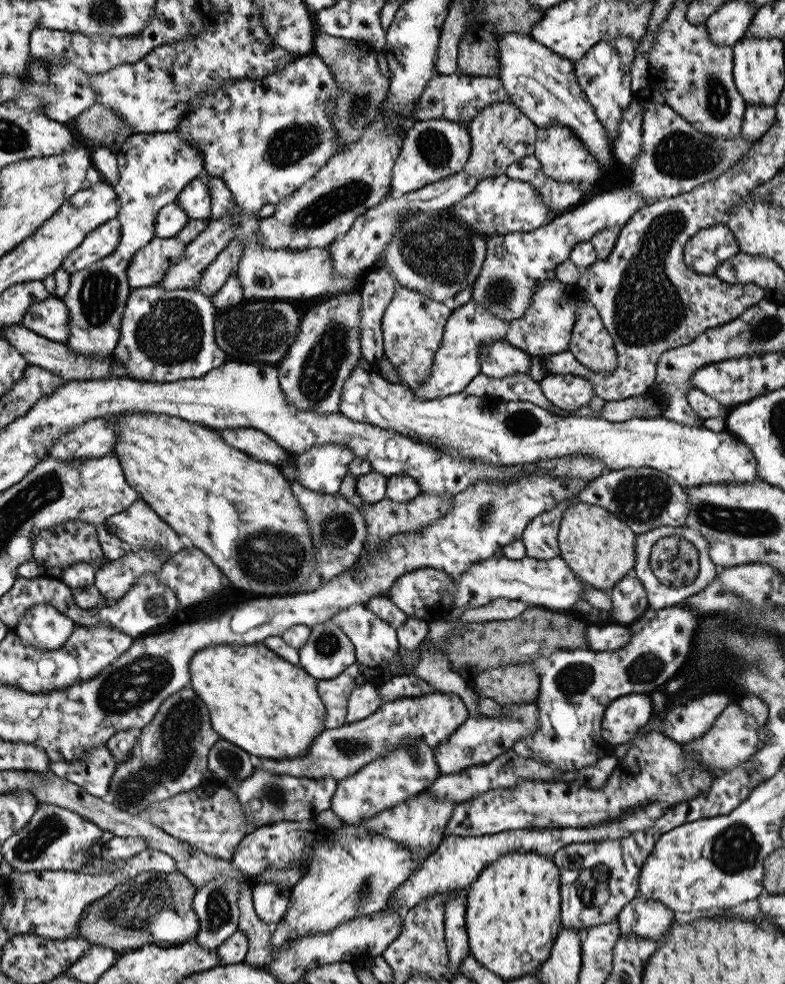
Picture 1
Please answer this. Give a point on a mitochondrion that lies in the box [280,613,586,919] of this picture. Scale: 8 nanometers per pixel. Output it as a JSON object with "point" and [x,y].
{"point":[345,747]}

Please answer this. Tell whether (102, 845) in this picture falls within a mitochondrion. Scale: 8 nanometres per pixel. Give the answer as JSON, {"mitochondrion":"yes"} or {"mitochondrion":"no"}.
{"mitochondrion":"no"}

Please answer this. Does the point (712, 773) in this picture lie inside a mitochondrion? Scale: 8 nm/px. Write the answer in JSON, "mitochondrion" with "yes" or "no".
{"mitochondrion":"no"}

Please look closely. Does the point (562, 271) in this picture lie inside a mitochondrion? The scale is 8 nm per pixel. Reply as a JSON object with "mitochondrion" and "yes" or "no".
{"mitochondrion":"no"}

